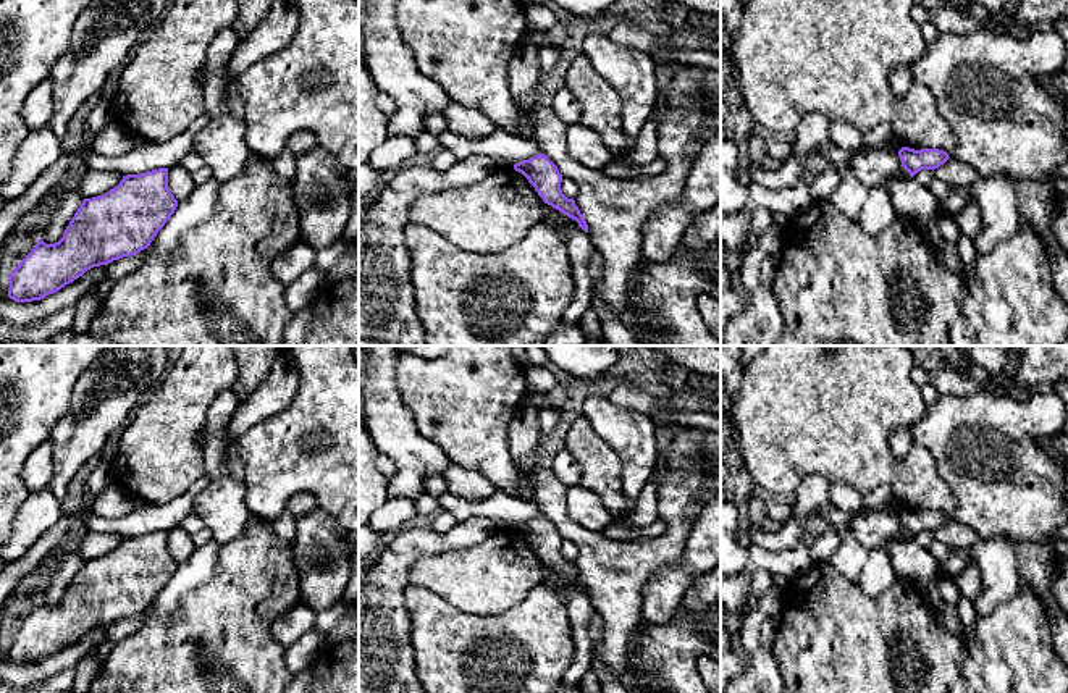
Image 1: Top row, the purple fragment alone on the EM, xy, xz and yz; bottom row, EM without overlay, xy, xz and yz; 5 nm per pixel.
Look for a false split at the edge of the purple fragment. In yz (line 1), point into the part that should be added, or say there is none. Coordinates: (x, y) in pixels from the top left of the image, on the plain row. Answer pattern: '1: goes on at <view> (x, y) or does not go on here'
1: does not go on here

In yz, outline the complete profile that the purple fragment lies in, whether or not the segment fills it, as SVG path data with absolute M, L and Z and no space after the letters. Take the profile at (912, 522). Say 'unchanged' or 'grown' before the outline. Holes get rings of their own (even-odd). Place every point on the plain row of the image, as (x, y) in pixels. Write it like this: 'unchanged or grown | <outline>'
unchanged | M902 509L898 512L898 519L900 519L902 528L910 535L911 540L921 531L934 533L950 520L947 514L939 510L915 512L910 509Z

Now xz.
unchanged | M545 515L515 525L514 531L528 541L545 565L575 582L588 594L588 586L575 562L567 561L561 552L562 536Z

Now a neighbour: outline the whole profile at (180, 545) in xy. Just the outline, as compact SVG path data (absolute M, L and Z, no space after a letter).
M181 527L168 530L168 551L178 564L186 562L194 549L191 536Z

